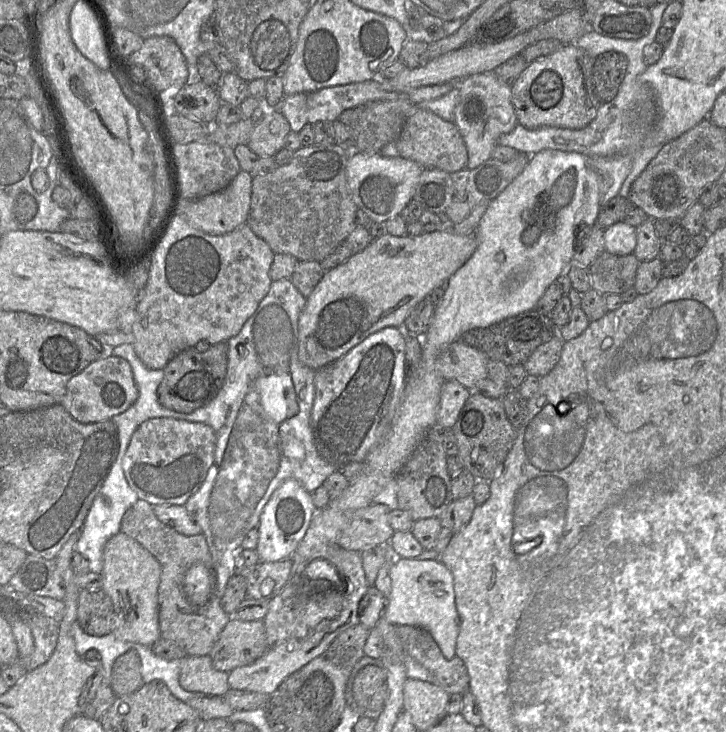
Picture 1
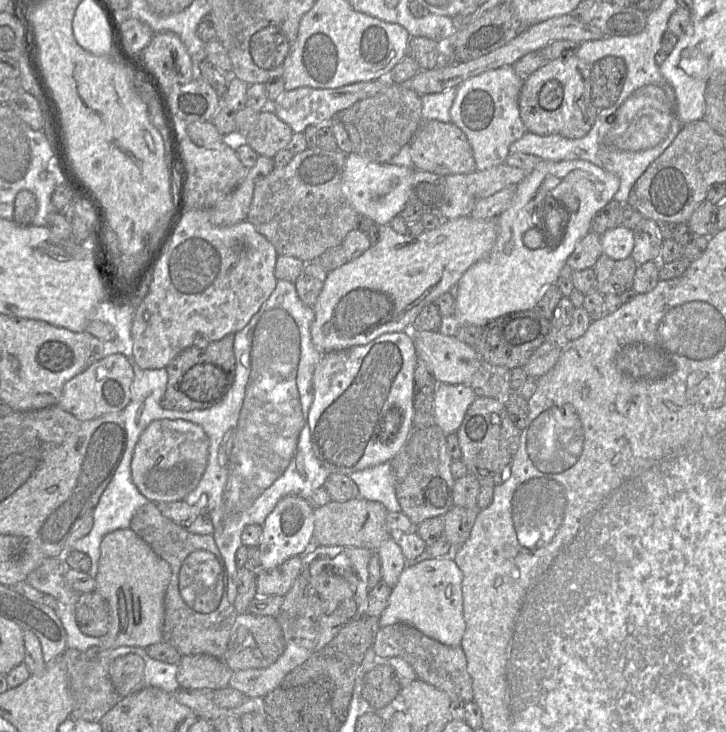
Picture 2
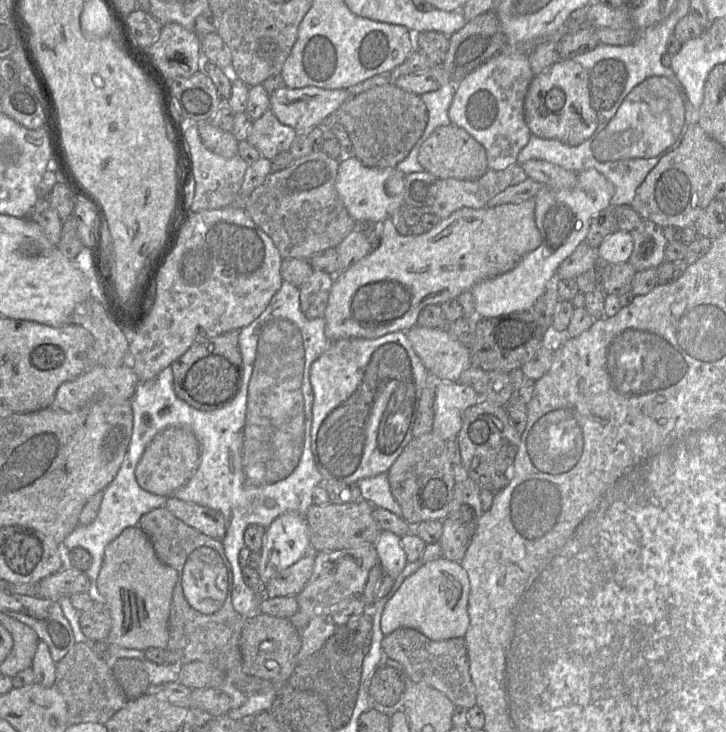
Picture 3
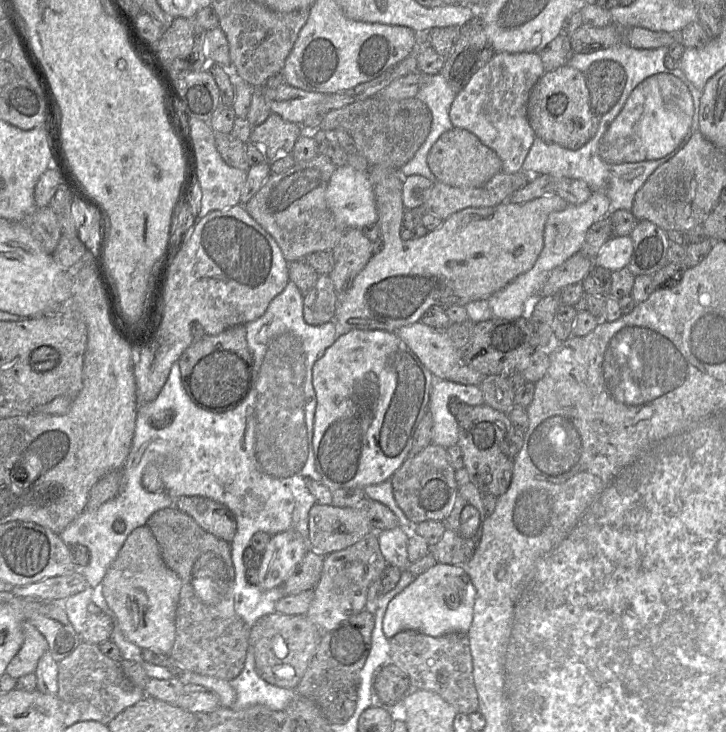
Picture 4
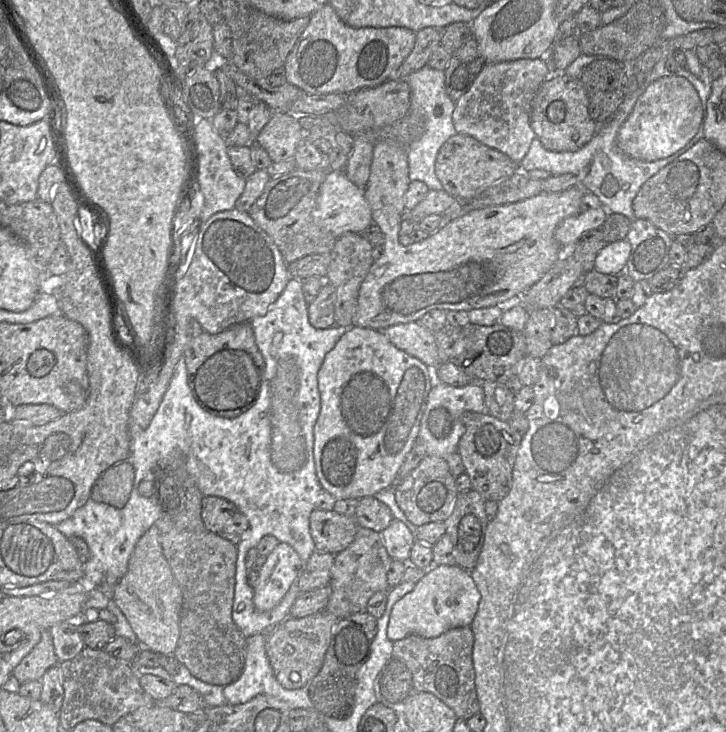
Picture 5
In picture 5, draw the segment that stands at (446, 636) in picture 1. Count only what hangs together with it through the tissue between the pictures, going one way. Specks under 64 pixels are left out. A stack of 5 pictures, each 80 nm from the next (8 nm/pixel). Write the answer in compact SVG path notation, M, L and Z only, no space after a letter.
M433 565L415 588L392 608L388 637L392 642L411 635L436 638L453 628L471 626L478 612L481 593L471 573L458 565Z

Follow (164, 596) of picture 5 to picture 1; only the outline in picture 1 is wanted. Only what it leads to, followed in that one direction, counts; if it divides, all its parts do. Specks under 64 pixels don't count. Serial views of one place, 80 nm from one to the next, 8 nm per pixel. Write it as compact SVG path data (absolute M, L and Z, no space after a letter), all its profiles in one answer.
M122 532L112 536L104 545L103 568L100 573L102 590L110 597L114 608L112 633L120 640L151 647L160 637L158 587L161 565L141 544Z

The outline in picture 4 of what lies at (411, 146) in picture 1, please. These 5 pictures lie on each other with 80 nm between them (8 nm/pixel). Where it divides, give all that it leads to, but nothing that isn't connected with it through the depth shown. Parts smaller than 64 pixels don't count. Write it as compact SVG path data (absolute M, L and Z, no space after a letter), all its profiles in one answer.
M456 127L443 133L434 143L427 163L437 181L459 188L481 187L502 172L502 161L492 149L473 133Z

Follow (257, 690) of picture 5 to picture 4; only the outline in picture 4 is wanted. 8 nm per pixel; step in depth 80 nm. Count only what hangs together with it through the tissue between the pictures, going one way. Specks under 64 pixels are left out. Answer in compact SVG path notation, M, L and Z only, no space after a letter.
M251 645L248 647L241 673L228 682L236 692L236 701L229 707L233 710L264 705L272 711L284 711L298 695L295 689L280 688L259 676L255 669L255 655Z

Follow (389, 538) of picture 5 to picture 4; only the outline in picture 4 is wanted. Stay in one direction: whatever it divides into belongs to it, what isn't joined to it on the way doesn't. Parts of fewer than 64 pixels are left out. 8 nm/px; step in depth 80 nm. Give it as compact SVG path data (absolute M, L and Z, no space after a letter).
M401 526L378 532L380 550L388 565L406 569L409 564L407 546L411 533Z

